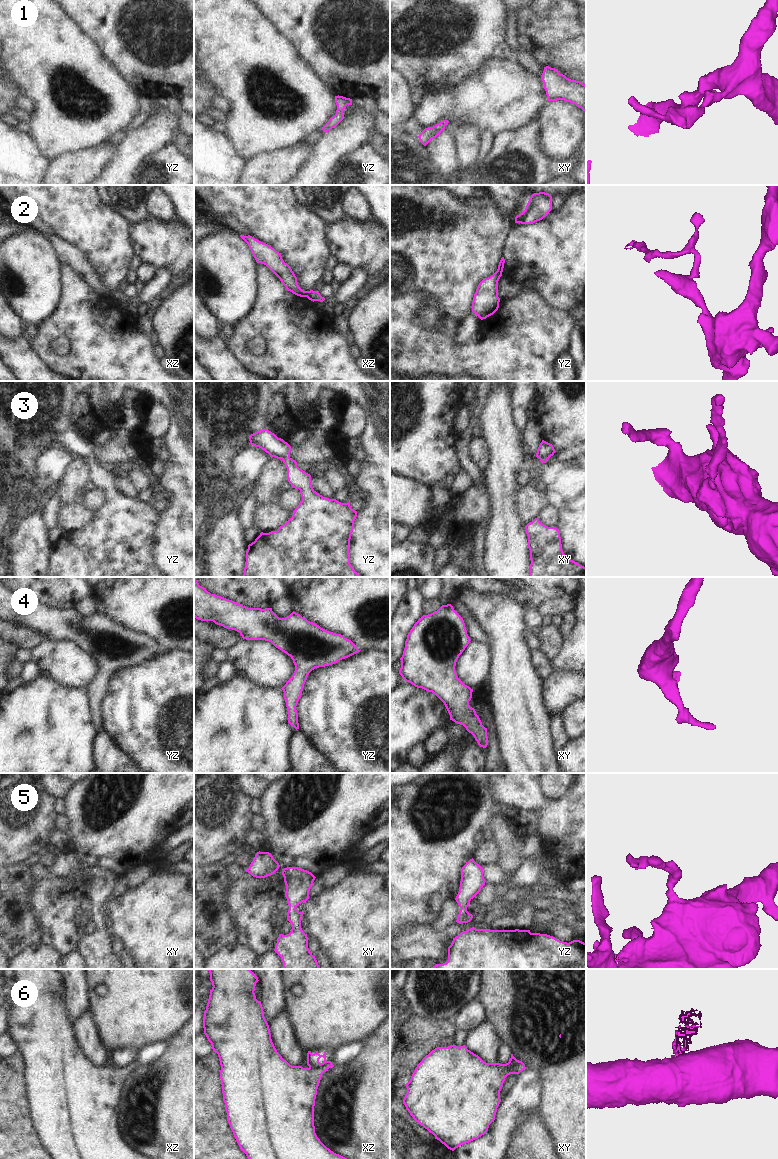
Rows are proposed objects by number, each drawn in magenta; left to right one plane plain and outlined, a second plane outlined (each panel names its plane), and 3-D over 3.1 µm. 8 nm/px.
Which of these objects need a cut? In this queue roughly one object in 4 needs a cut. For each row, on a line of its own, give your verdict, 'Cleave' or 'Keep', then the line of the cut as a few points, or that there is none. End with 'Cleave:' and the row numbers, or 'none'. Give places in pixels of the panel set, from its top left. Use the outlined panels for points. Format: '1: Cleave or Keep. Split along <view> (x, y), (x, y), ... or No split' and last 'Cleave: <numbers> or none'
1: Keep. No split
2: Cleave. Split along xz (307, 291), (305, 296)
3: Keep. No split
4: Keep. No split
5: Keep. No split
6: Cleave. Split along xz (309, 1066), (328, 1068)
Cleave: 2, 6

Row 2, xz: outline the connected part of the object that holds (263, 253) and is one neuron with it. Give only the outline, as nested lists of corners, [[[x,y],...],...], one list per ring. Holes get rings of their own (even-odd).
[[[240,235],[240,237],[248,244],[257,263],[266,265],[280,279],[288,291],[297,296],[306,297],[307,291],[299,287],[297,277],[291,267],[284,262],[281,253],[250,235]]]

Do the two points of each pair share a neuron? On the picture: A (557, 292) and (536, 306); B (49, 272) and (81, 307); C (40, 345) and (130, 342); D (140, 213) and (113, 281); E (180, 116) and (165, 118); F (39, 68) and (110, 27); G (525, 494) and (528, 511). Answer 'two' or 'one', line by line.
A: two
B: two
C: one
D: two
E: two
F: two
G: one

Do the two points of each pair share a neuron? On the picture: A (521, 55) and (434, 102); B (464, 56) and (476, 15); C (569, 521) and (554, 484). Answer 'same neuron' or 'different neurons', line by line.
A: different neurons
B: same neuron
C: same neuron

